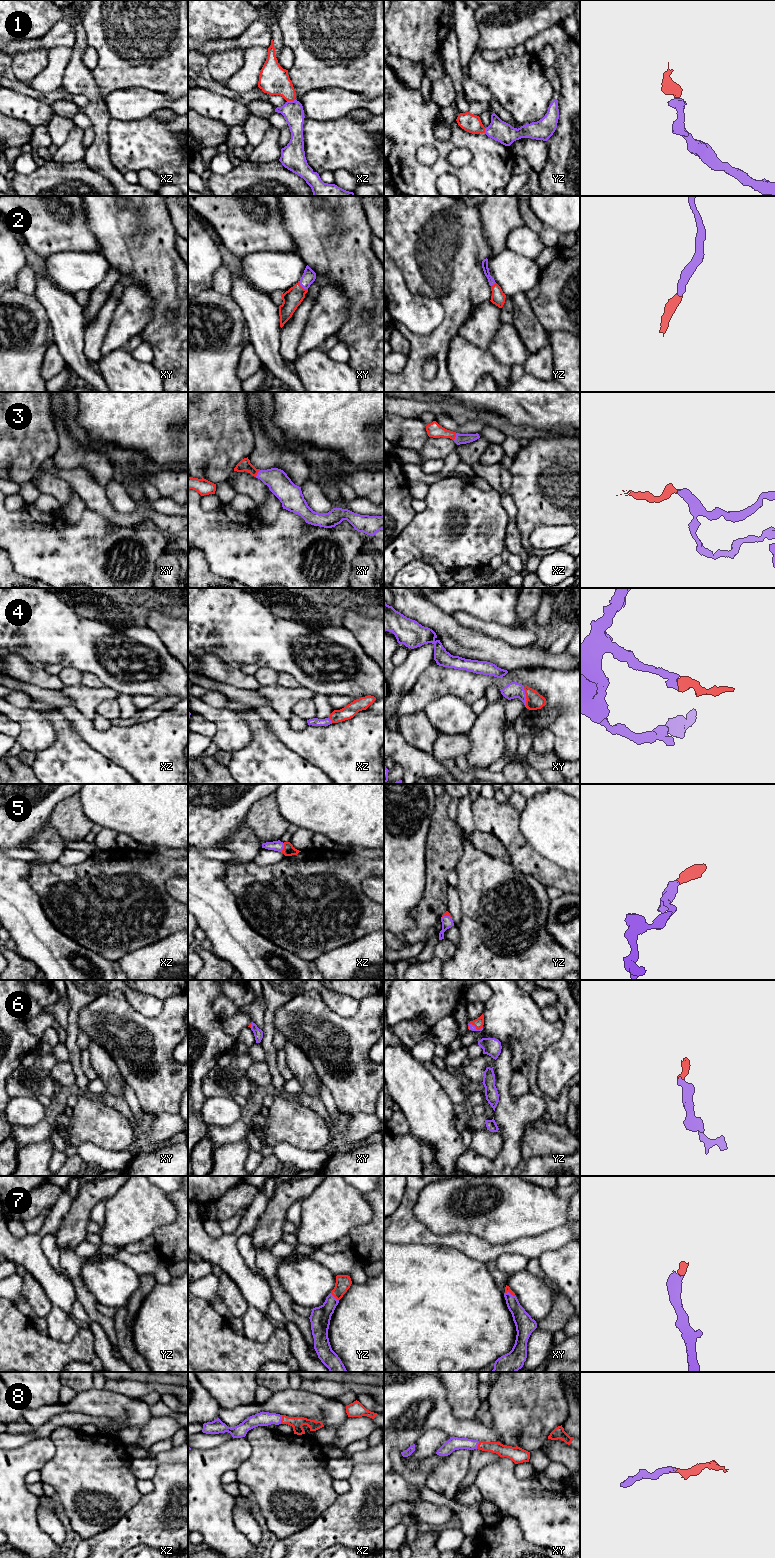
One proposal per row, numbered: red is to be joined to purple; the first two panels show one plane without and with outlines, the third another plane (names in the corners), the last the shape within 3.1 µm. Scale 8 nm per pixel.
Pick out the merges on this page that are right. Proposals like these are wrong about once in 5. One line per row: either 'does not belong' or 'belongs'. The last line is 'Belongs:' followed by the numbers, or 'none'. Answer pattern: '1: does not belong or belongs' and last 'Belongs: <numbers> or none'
1: belongs
2: belongs
3: belongs
4: belongs
5: belongs
6: belongs
7: belongs
8: belongs
Belongs: 1, 2, 3, 4, 5, 6, 7, 8

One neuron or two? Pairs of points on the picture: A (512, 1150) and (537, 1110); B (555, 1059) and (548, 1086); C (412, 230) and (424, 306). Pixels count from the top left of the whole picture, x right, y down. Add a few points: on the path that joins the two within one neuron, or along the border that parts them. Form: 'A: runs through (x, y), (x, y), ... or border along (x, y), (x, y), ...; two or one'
A: runs through (512, 1139), (512, 1131), (526, 1117); one
B: runs through (555, 1066), (551, 1079); one
C: border along (404, 281), (412, 293), (435, 297), (443, 307); two

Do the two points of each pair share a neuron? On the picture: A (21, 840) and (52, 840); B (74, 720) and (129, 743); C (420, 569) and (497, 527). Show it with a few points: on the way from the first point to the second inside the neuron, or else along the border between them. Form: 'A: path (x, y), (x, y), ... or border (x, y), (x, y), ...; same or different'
A: path (29, 840), (44, 840); same
B: path (88, 731), (97, 740), (115, 743); same
C: border (429, 563), (412, 560), (406, 565); different

